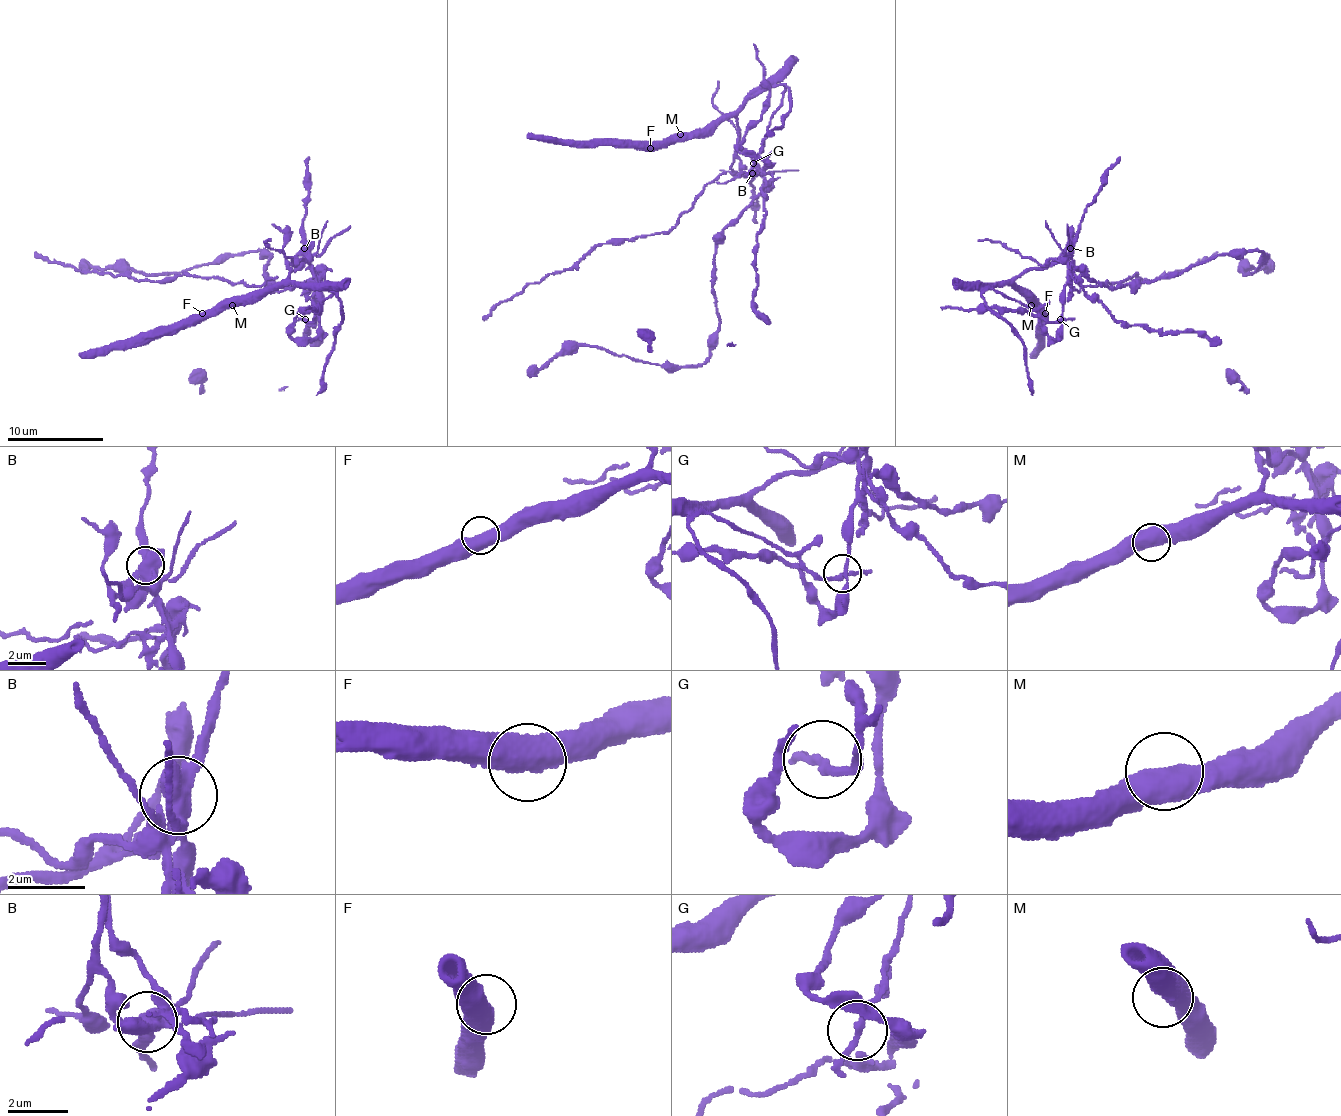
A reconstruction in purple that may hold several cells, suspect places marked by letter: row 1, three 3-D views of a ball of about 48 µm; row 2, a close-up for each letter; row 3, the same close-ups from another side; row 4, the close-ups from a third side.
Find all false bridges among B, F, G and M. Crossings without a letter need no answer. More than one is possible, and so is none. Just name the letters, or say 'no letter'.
B, G

